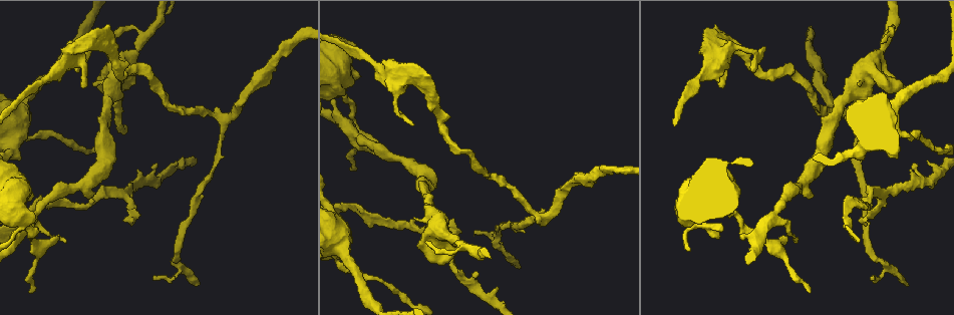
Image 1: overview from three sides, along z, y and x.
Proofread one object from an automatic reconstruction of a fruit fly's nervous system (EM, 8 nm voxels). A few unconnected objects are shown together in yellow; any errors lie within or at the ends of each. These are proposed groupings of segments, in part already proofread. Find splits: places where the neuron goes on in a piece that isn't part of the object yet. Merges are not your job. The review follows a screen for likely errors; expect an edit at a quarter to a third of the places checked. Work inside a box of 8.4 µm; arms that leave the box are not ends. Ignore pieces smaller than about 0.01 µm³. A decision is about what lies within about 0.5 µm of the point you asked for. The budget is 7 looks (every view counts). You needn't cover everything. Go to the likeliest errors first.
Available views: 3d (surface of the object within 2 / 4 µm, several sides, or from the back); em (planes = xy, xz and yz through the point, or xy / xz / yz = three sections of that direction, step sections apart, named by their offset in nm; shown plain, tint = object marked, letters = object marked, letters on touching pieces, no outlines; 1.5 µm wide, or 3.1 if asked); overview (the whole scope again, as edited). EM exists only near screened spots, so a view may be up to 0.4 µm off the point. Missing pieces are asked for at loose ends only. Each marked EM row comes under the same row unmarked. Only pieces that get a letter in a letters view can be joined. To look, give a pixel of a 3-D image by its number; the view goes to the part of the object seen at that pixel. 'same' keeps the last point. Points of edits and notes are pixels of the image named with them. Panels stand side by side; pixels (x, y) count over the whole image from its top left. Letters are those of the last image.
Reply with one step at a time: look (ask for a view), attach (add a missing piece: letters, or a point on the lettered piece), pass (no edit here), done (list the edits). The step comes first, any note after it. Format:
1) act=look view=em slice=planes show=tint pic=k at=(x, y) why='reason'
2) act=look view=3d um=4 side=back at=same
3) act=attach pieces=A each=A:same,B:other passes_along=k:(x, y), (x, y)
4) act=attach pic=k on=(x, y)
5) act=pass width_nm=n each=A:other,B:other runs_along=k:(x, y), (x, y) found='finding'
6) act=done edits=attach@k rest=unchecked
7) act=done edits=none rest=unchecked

act=look view=em slice=planes show=tint pic=1 at=(861, 219)

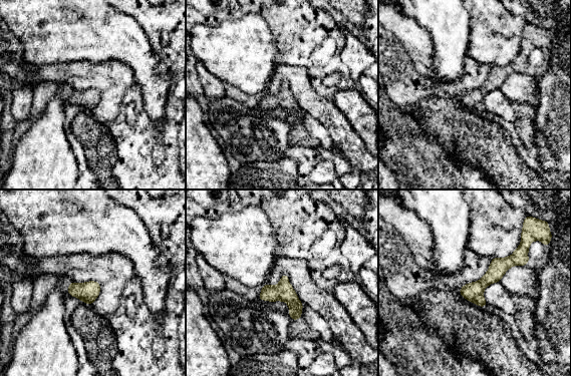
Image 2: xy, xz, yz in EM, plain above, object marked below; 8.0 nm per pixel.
act=look view=em slice=planes show=letters at=same why='see the neighbours'

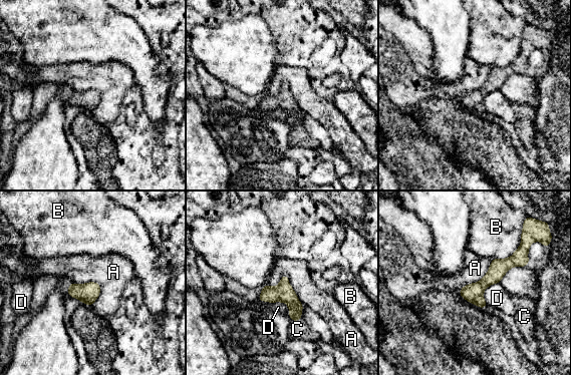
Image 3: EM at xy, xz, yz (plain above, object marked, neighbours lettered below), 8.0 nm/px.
act=pass width_nm=150 each=A:other,B:other,C:other,D:other border=3:(266, 284), (286, 275), (303, 305) found='none of them fits'

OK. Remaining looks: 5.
act=look view=3d um=2 pic=1 at=(155, 164) why='branch stops here'

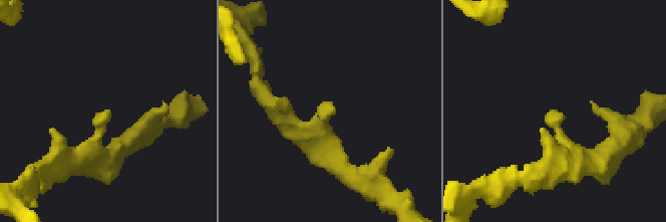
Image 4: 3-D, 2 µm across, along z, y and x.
act=look view=em slice=xz step=4 show=letters pic=4 at=(553, 111) why='need the tissue'

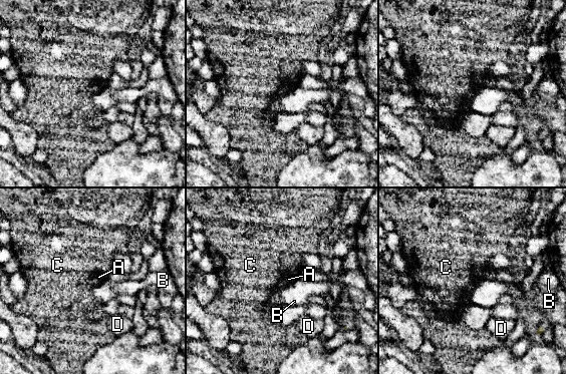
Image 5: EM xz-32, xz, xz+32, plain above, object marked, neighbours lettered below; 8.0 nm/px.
act=look view=em slice=planes show=letters at=same why='another direction'

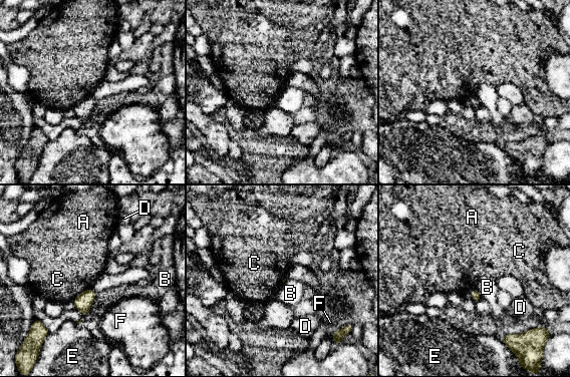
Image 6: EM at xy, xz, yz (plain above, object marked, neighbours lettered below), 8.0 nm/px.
act=pass each=A:other,B:other,C:other,D:other,E:other,F:other found='none of them fits'

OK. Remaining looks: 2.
act=look view=em slice=planes show=letters pic=1 at=(723, 84) why='free end'

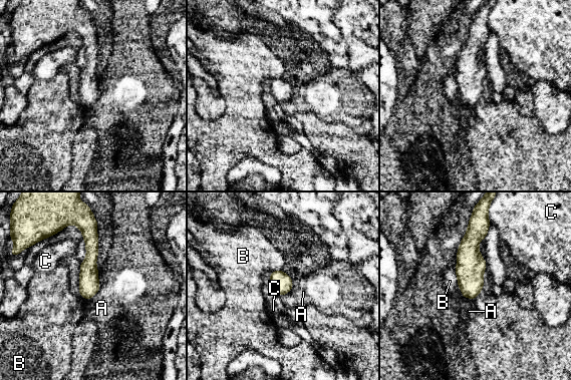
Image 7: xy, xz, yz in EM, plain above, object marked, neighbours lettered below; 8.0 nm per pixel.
act=pass each=A:other,B:other,C:other border=7:(100, 287), (90, 299) found='none of them fits'

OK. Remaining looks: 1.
act=done edits=none rest=unchecked

